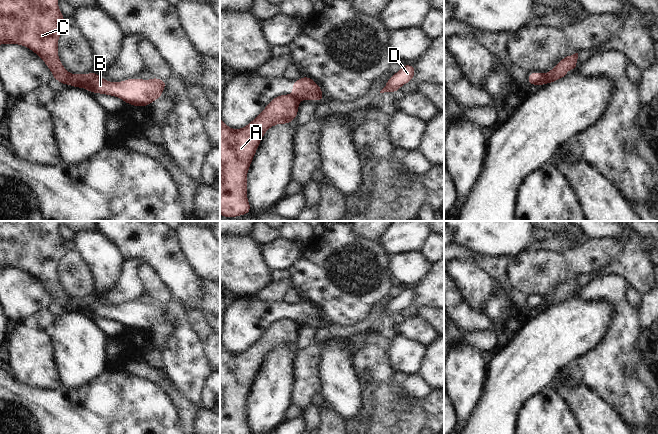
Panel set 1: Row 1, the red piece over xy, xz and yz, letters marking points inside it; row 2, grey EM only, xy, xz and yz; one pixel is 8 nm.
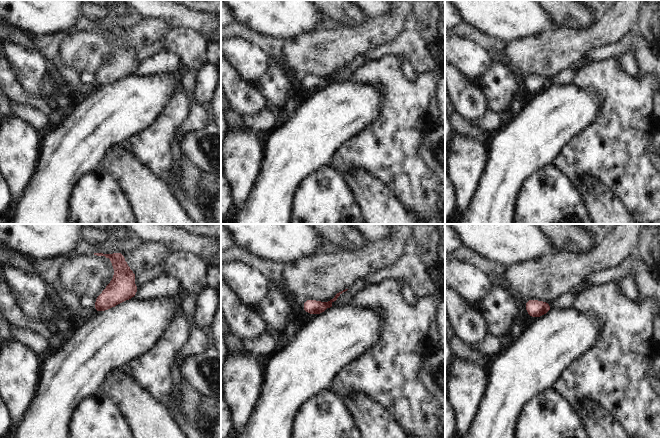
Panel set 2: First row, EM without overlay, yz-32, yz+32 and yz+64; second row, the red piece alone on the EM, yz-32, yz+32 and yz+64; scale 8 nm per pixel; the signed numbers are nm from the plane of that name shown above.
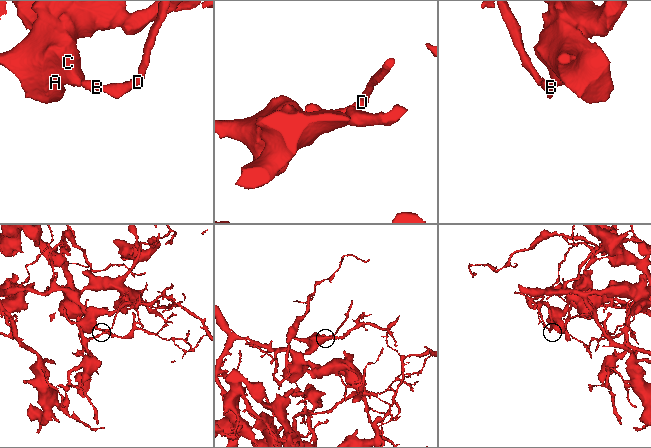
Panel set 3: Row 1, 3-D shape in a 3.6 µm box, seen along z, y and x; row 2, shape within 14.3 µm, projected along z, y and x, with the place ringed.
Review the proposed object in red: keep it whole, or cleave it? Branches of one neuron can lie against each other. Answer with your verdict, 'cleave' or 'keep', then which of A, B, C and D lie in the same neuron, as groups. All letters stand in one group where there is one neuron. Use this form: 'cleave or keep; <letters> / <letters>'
cleave; A C / B D

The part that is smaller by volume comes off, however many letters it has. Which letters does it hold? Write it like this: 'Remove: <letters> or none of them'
Remove: B, D

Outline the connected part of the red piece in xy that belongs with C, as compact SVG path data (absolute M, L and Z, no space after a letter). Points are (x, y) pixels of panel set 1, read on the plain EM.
M0 221L0 268L18 268L37 278L53 297L53 303L68 309L70 297L58 281L58 262L66 254L58 221Z

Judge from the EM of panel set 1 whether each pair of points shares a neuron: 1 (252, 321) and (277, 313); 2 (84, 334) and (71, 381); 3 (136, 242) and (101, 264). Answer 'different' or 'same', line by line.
1: same
2: same
3: different

